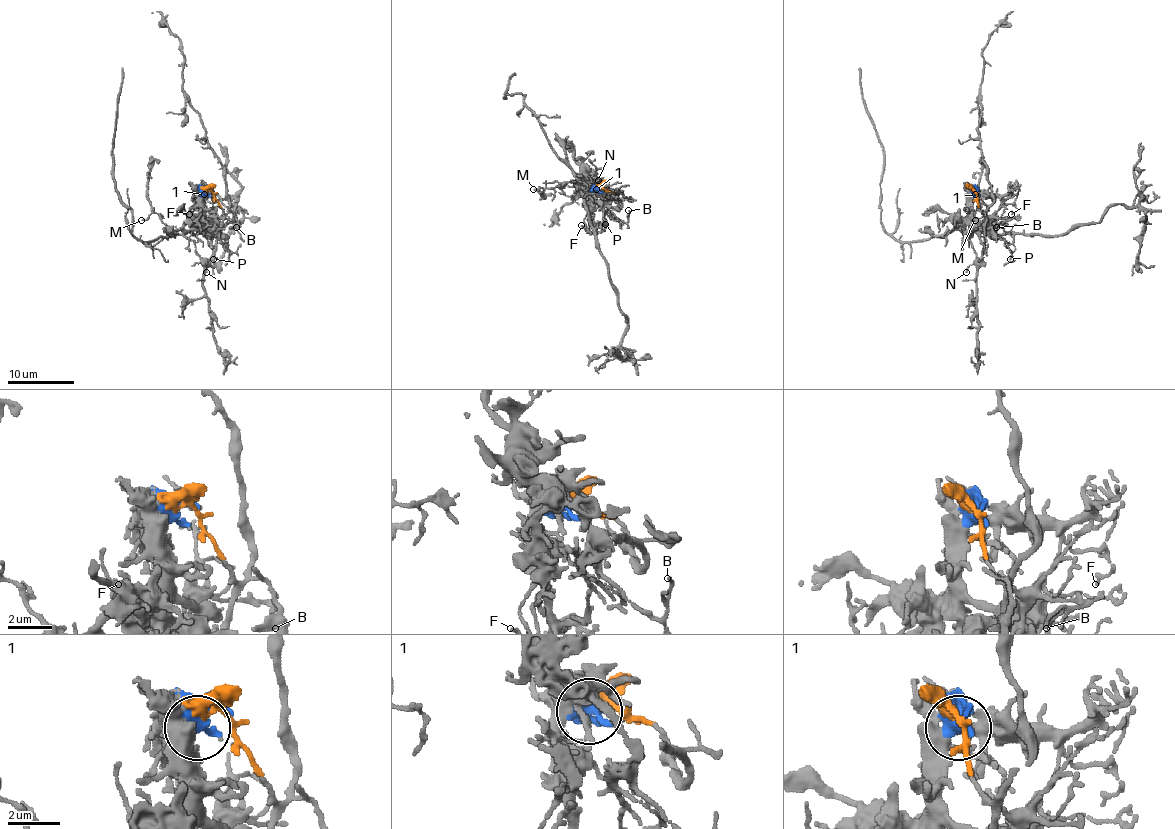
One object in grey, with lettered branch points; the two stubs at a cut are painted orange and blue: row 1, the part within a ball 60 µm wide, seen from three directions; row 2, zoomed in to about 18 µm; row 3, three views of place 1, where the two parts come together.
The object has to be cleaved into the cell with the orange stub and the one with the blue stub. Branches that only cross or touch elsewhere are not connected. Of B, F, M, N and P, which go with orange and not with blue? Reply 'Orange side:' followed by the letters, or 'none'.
Orange side: M, N

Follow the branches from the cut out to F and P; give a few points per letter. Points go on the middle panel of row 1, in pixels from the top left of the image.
F: (604, 191), (590, 192), (586, 231), (581, 226)
P: (604, 191), (599, 192), (596, 184), (604, 199), (604, 224)

